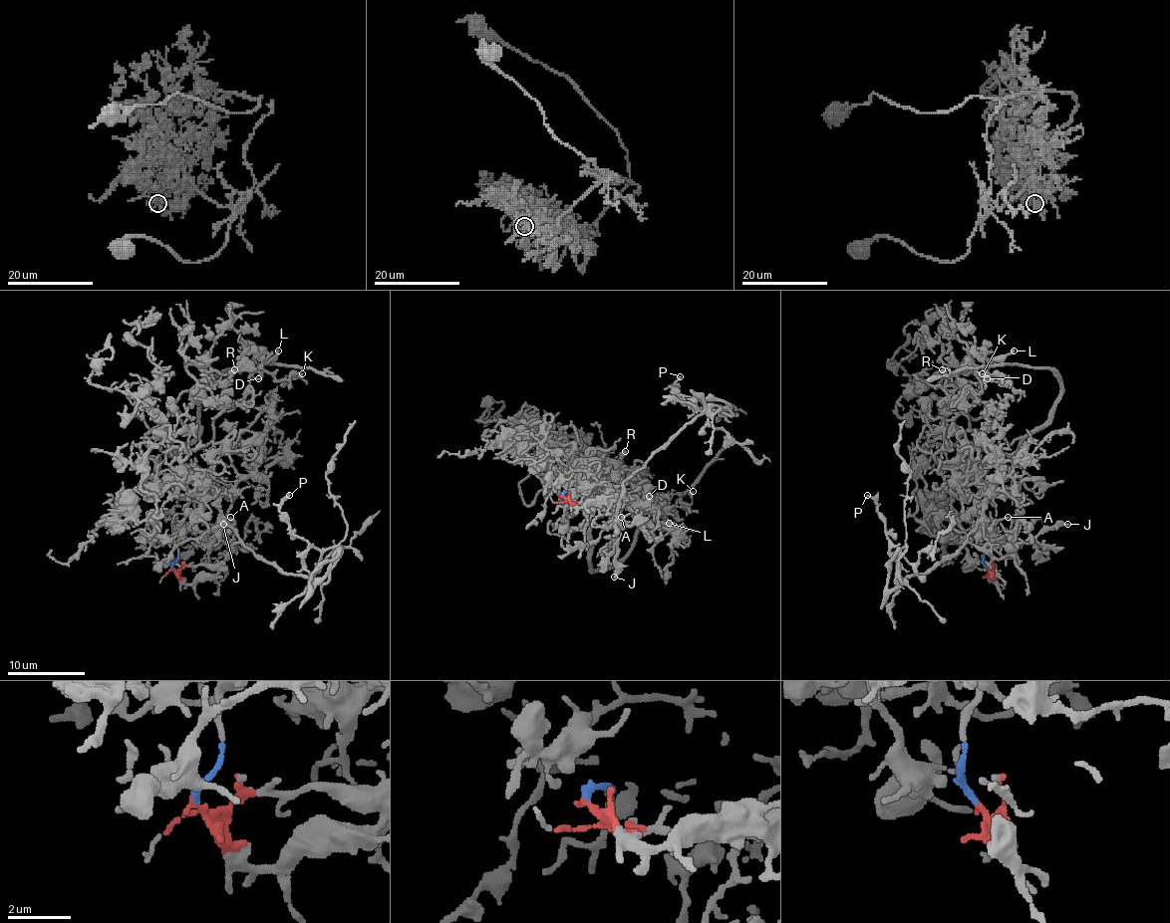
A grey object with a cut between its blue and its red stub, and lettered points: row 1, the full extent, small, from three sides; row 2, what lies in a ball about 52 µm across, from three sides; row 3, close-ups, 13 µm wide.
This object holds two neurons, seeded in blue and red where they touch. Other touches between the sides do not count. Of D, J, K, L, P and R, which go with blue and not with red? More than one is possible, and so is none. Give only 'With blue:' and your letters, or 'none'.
With blue: D, K, L, R

